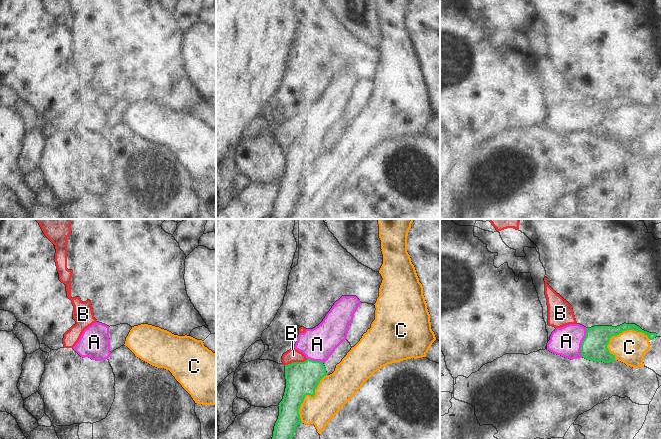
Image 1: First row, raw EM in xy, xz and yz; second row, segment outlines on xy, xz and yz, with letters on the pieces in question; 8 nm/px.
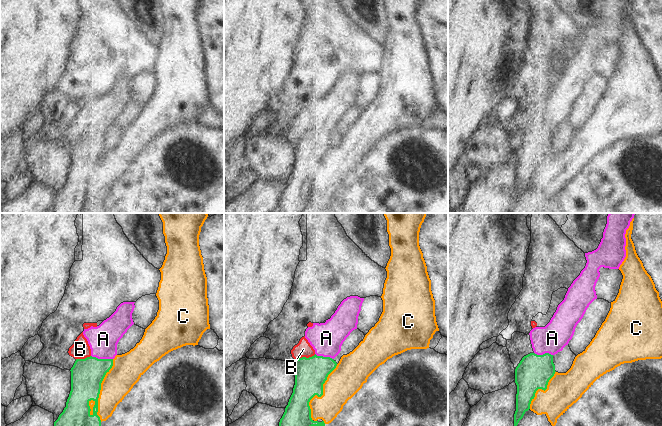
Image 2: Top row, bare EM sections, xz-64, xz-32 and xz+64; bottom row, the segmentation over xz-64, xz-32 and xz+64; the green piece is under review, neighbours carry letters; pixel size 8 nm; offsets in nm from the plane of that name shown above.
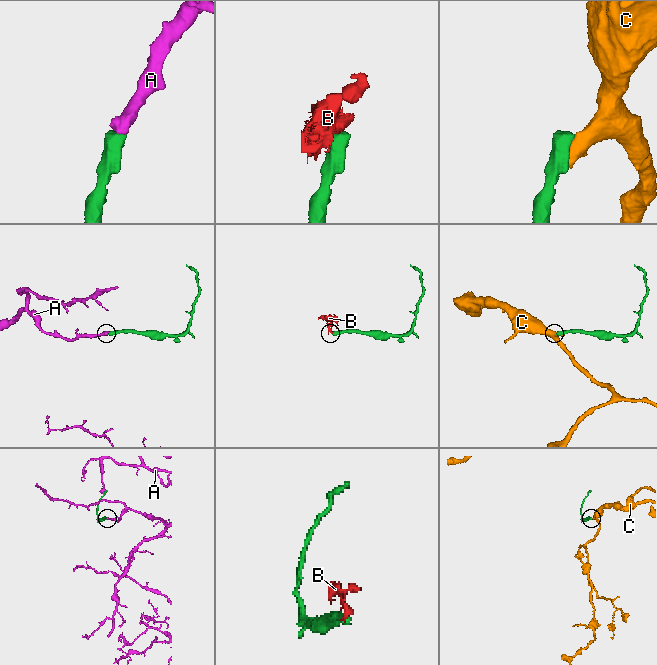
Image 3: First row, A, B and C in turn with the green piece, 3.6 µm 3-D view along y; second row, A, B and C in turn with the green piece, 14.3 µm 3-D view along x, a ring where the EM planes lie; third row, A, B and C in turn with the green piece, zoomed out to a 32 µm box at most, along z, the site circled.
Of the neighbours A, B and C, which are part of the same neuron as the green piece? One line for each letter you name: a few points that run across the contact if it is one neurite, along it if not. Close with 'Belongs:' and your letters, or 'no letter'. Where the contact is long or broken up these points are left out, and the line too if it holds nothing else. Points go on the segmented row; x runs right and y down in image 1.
Belongs: A

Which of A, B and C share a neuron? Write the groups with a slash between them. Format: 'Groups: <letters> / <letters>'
Groups: A / B / C.

